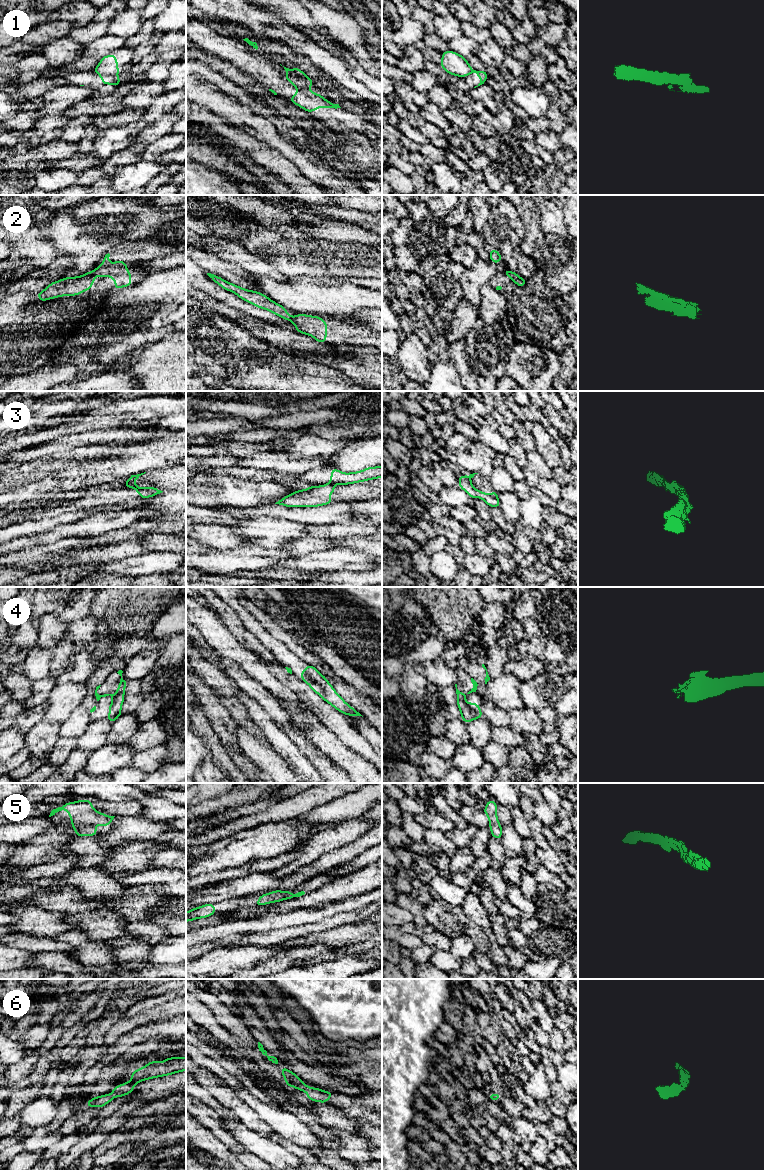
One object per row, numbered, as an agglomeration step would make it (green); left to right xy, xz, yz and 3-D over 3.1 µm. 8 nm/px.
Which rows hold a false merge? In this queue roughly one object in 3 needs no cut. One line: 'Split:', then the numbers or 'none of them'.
Split: 1, 3

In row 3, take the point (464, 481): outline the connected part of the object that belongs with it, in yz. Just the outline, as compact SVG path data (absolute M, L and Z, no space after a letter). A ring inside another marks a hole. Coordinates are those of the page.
M459 476L458 477L459 487L463 489L472 499L475 499L479 496L478 490L474 488L471 484L469 476Z

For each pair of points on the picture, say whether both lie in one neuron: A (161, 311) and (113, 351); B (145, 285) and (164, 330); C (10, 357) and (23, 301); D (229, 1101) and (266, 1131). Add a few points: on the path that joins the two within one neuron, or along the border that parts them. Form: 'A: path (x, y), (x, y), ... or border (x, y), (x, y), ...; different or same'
A: path (149, 322), (140, 331), (131, 333), (125, 339); same
B: path (156, 296), (164, 303), (164, 319); same
C: path (10, 343), (10, 339), (18, 331), (22, 315); same
D: path (238, 1107), (257, 1125); same

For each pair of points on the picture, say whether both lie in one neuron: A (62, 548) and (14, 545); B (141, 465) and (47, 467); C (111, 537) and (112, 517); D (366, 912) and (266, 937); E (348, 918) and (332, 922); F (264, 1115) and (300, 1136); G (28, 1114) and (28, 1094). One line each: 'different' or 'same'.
A: different
B: same
C: different
D: same
E: same
F: same
G: different

